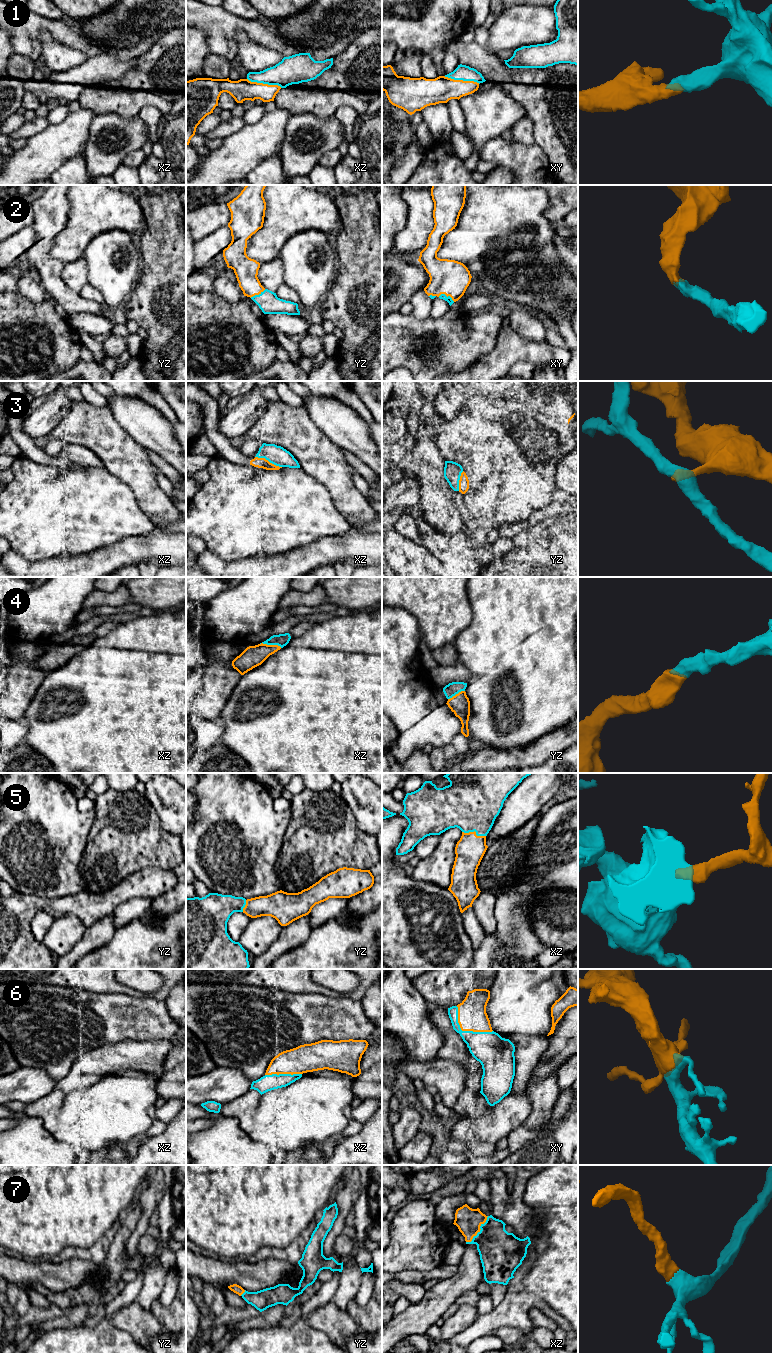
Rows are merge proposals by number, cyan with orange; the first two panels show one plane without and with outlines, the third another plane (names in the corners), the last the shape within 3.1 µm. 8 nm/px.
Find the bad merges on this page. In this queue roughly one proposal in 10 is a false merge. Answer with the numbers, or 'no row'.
3

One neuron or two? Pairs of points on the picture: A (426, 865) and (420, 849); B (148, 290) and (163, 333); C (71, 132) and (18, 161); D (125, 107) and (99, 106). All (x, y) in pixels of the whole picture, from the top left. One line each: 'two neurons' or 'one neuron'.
A: two neurons
B: one neuron
C: one neuron
D: one neuron

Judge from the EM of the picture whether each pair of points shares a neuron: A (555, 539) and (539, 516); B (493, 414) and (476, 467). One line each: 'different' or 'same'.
A: different
B: same

